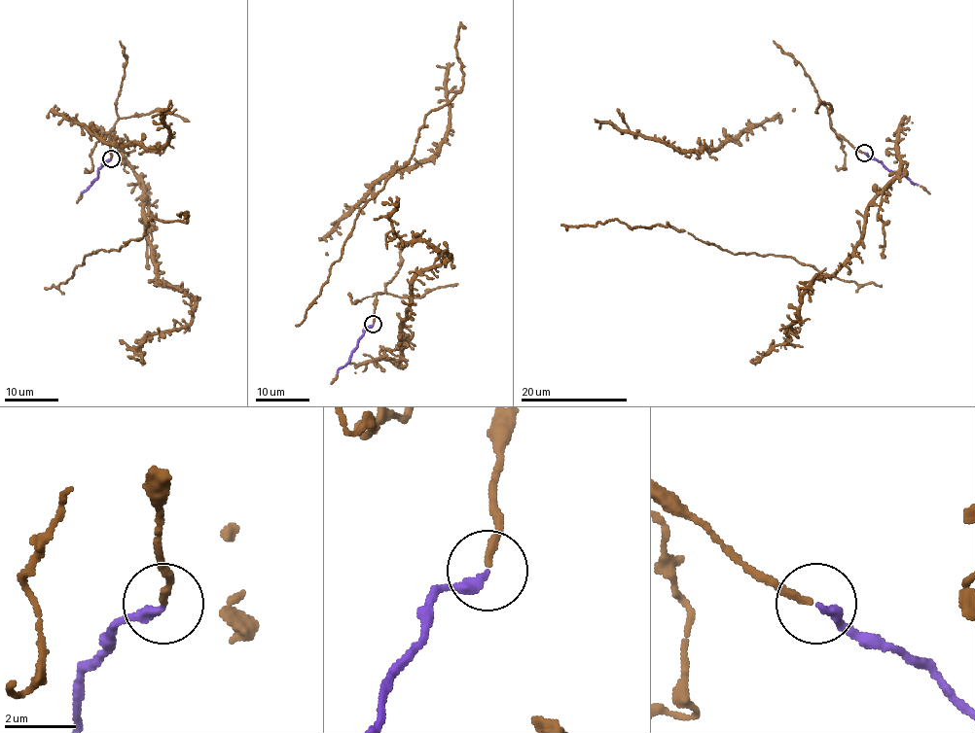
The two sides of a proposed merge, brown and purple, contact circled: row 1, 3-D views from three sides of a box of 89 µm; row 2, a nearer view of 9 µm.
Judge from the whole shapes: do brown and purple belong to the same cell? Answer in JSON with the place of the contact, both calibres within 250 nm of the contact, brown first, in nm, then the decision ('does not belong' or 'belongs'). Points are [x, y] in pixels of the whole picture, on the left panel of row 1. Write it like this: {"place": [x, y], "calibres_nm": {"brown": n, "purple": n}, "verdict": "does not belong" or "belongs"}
{"place": [111, 158], "calibres_nm": {"brown": 200, "purple": 280}, "verdict": "belongs"}

